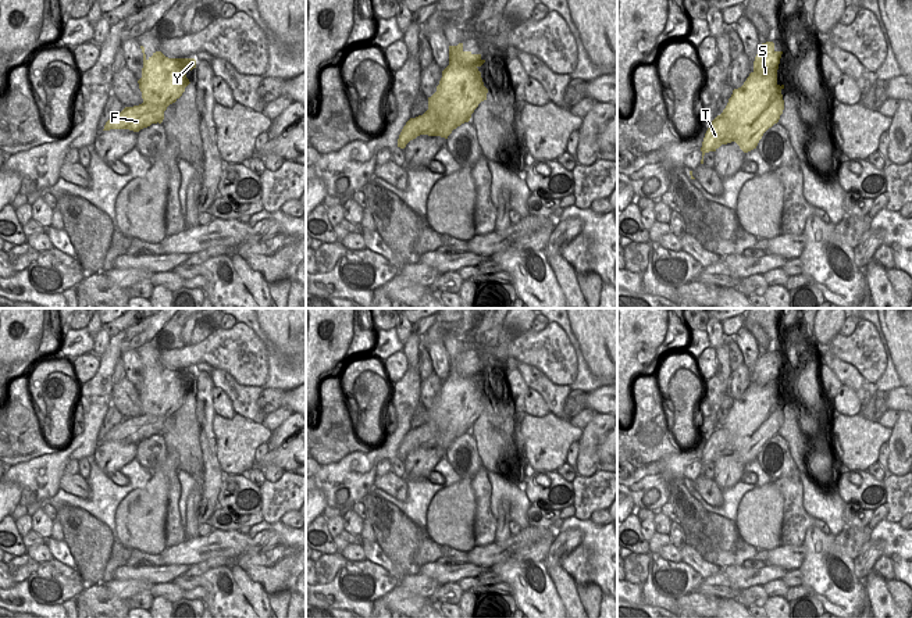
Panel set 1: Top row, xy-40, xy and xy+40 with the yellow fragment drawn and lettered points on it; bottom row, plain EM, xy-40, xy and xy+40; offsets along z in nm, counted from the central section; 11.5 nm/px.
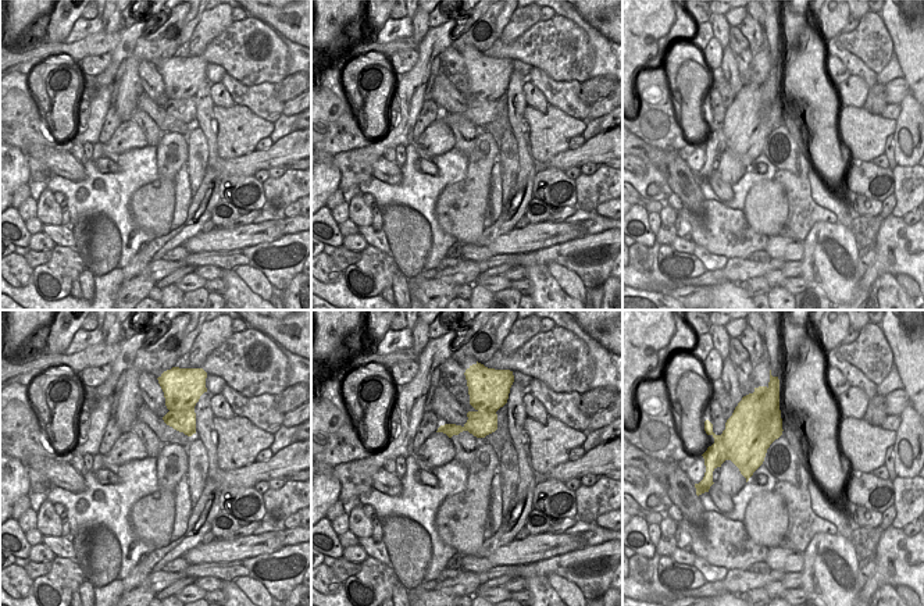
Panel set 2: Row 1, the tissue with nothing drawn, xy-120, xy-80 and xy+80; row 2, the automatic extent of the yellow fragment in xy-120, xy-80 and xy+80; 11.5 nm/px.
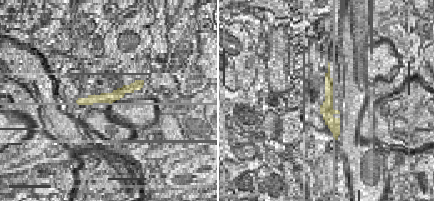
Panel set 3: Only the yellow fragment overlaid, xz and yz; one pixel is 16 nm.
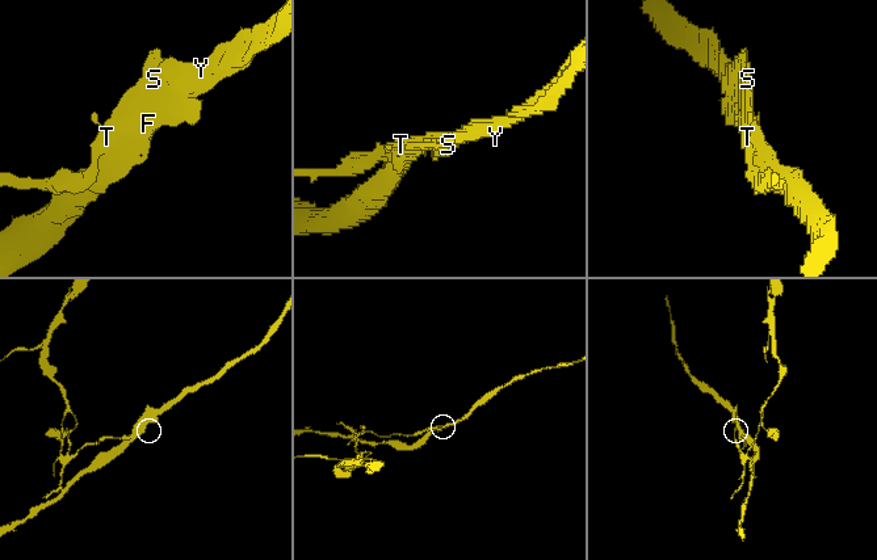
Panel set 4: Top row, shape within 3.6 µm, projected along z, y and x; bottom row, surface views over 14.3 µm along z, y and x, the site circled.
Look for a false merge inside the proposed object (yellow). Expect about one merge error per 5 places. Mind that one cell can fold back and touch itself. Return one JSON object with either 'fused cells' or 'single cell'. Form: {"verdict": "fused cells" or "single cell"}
{"verdict": "fused cells"}

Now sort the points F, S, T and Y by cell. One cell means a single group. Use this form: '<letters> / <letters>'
F T / S Y

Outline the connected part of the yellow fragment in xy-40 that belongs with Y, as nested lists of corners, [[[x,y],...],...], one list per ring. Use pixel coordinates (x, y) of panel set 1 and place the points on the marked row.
[[[140,46],[143,53],[143,68],[142,68],[142,78],[138,81],[139,89],[142,92],[142,104],[152,104],[157,107],[168,107],[170,104],[175,103],[185,87],[190,83],[186,78],[186,65],[192,71],[196,68],[195,58],[168,58],[161,51],[153,53],[152,57],[146,57],[145,47]]]

